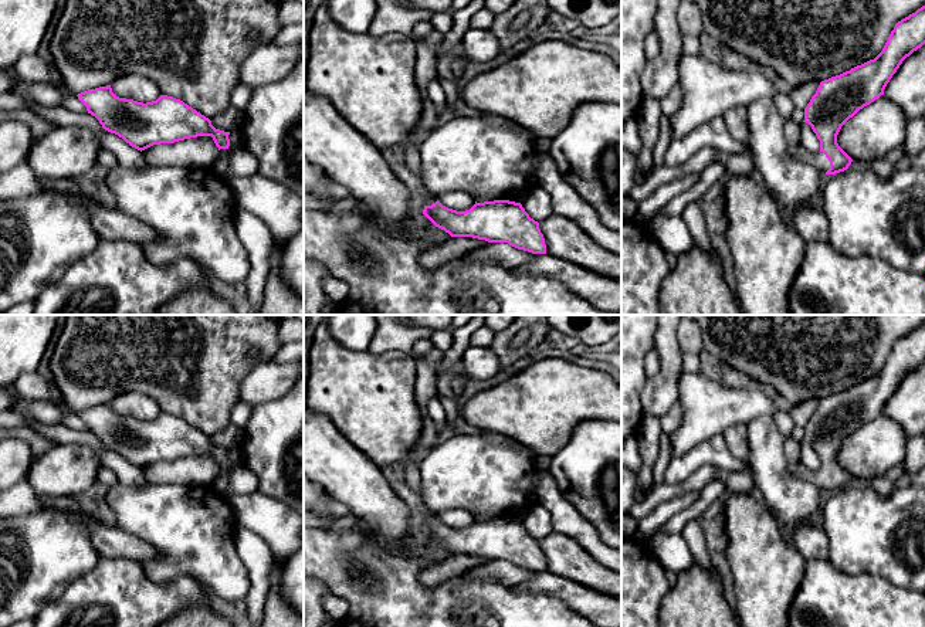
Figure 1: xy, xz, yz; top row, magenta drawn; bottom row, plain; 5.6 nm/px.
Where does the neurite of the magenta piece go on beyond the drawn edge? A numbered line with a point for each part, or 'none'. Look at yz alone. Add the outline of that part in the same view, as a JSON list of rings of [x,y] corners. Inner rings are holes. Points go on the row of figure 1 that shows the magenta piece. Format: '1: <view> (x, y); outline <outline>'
1: yz (819, 161); outline [[[790,146],[789,152],[799,160],[813,165],[821,173],[826,173],[830,169],[830,162],[823,152],[816,155],[809,153],[802,146]]]

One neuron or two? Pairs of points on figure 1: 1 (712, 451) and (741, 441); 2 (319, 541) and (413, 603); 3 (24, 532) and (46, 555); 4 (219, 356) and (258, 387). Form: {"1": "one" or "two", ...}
{"1": "two", "2": "one", "3": "one", "4": "two"}

